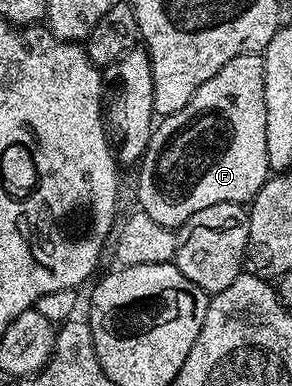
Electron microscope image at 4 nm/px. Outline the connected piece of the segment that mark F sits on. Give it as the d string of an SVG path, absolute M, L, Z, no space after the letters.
M255 54L234 57L234 61L226 61L226 65L222 65L222 69L218 69L218 73L214 77L210 77L210 81L203 83L194 93L194 97L190 97L188 104L182 109L178 109L178 113L163 116L155 124L152 140L143 159L138 164L138 170L140 170L140 180L136 183L136 195L140 198L139 210L154 217L154 221L158 221L158 225L179 229L187 219L194 217L194 213L202 213L202 209L210 209L210 205L219 203L251 204L252 198L262 189L264 182L270 178L266 161L266 97L264 96L263 58L259 54Z

